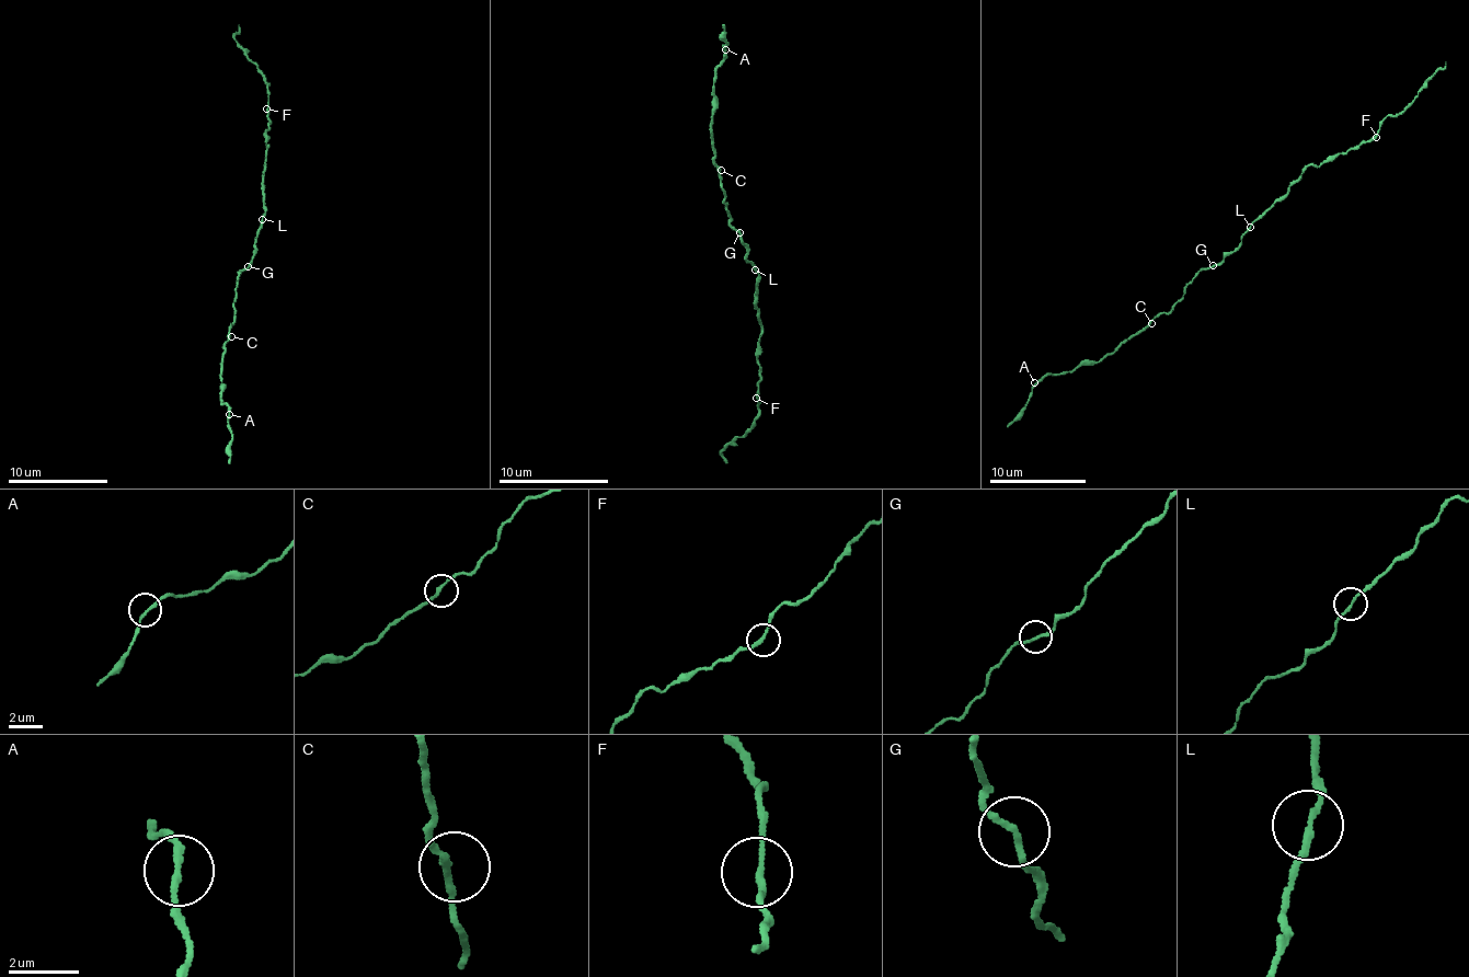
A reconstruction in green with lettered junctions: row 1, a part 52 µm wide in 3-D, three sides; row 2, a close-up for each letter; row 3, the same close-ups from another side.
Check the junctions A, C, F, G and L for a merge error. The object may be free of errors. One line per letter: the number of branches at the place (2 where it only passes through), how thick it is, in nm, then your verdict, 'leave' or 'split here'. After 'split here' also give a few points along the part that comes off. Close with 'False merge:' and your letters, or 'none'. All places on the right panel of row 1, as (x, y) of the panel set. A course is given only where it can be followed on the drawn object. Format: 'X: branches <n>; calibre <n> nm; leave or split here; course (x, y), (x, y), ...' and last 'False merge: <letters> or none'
A: branches 2; calibre 180 nm; leave
C: branches 2; calibre 170 nm; leave
F: branches 2; calibre 170 nm; leave
G: branches 2; calibre 170 nm; leave
L: branches 2; calibre 160 nm; leave
False merge: none

